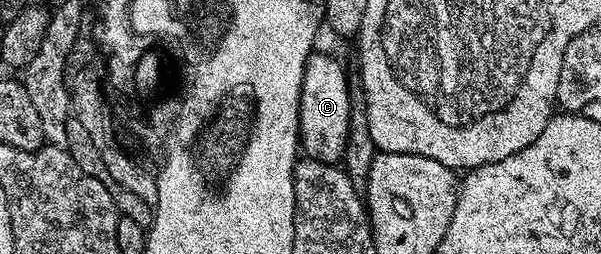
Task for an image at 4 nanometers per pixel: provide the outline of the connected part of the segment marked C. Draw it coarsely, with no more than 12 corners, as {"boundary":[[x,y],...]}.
{"boundary":[[309,56],[300,144],[307,157],[343,159],[352,111],[338,59]]}

